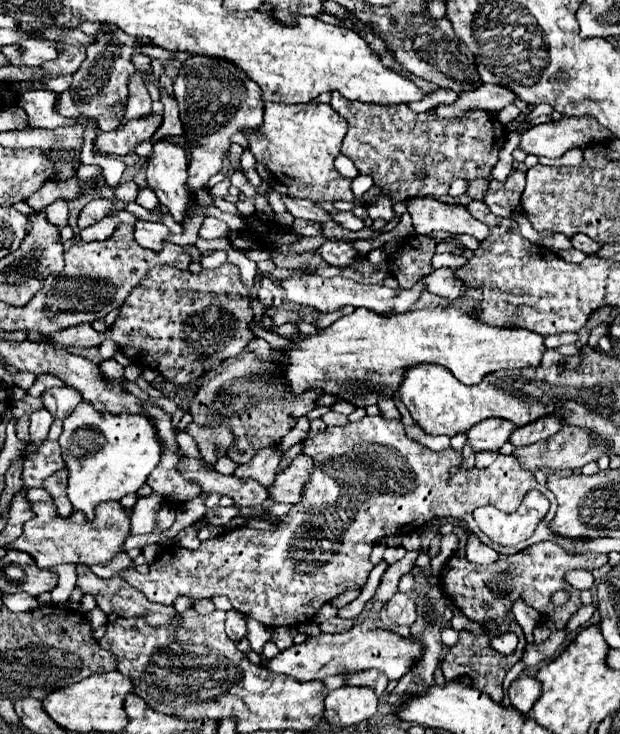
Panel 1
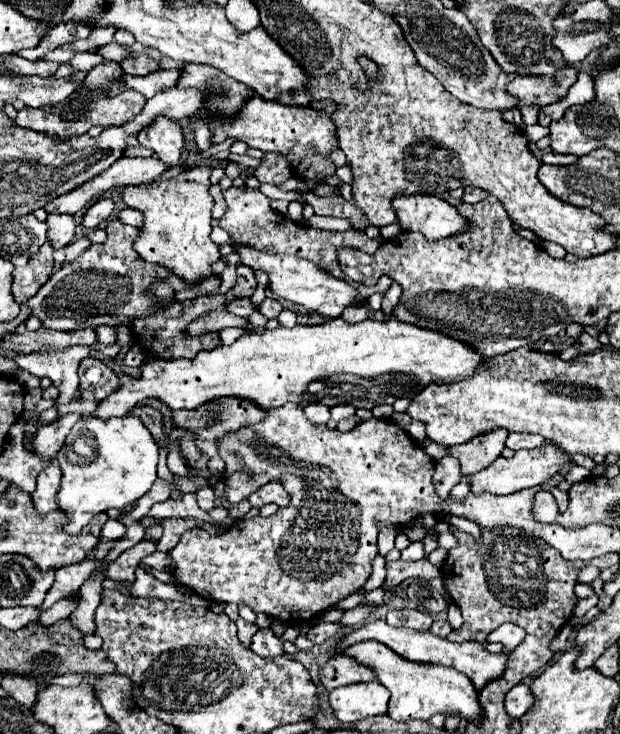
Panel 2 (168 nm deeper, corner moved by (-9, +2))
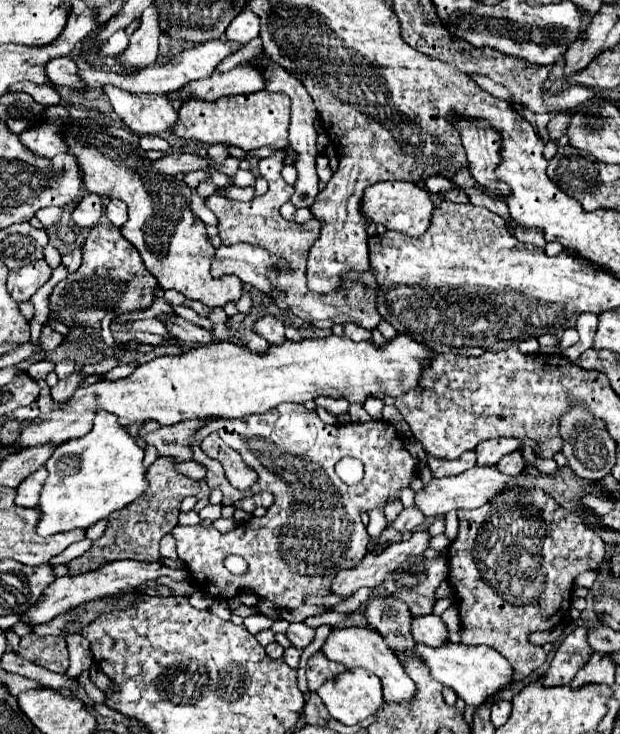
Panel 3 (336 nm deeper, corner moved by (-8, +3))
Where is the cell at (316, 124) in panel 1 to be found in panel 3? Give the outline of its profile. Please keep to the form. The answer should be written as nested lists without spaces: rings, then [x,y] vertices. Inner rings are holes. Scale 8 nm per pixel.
[[[255,91],[239,97],[223,97],[221,101],[185,101],[179,109],[179,119],[173,133],[187,141],[199,141],[203,147],[211,145],[235,145],[245,151],[265,145],[289,147],[289,113],[287,95]]]

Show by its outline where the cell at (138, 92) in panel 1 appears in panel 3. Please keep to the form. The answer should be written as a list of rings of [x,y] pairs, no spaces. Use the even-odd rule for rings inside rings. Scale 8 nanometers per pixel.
[[[149,5],[149,9],[141,15],[139,29],[131,35],[129,47],[115,57],[119,65],[143,69],[149,65],[155,65],[157,59],[157,47],[159,47],[159,5]]]

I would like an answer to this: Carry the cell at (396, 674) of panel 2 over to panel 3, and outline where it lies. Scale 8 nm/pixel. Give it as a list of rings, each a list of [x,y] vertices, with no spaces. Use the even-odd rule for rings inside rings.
[[[345,627],[345,629],[335,629],[329,633],[329,637],[325,639],[325,645],[321,649],[331,661],[345,665],[347,669],[367,669],[371,673],[375,673],[381,683],[383,683],[383,697],[385,703],[403,703],[403,701],[411,701],[417,693],[415,681],[411,677],[407,677],[401,661],[391,653],[391,649],[387,647],[387,643],[383,641],[383,637],[369,629],[369,627]]]

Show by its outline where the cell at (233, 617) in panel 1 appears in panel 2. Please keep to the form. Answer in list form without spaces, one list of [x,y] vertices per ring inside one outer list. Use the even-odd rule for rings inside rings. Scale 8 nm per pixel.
[[[260,628],[260,630],[252,636],[250,648],[252,648],[256,654],[260,654],[262,658],[284,654],[284,650],[282,650],[282,640],[276,638],[270,628]]]

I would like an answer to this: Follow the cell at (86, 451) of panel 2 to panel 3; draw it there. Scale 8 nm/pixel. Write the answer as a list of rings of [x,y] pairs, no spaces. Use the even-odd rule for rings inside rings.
[[[107,411],[95,415],[93,429],[87,435],[61,443],[49,457],[45,469],[49,477],[41,491],[39,509],[43,515],[37,525],[37,533],[43,537],[75,527],[87,529],[95,521],[135,501],[149,487],[143,447],[139,447],[137,439],[119,423],[119,417]]]

